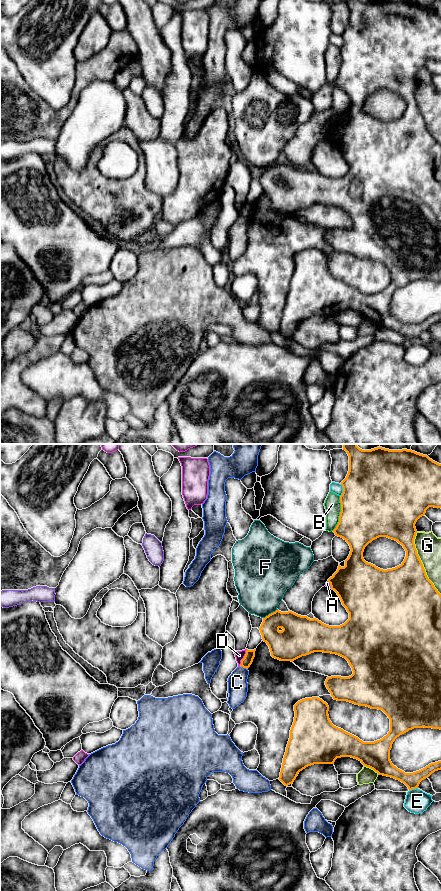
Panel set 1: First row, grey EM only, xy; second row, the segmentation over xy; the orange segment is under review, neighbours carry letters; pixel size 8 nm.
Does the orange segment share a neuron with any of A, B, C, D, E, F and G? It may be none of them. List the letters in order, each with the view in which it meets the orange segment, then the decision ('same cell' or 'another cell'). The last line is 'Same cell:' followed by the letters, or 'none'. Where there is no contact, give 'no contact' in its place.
A: xy | another cell
B: xy | another cell
C: xy | another cell
D: xy | another cell
E: xy | another cell
F: xy | another cell
G: xy | another cell
Same cell: none

